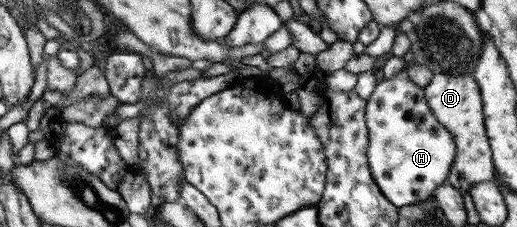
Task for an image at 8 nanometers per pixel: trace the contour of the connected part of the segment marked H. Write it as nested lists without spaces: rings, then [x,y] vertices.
[[[408,57],[404,58],[404,70],[394,78],[377,81],[367,104],[367,122],[370,128],[369,164],[370,175],[384,197],[395,207],[410,206],[430,199],[438,185],[447,183],[448,170],[454,155],[454,142],[451,135],[434,119],[429,110],[422,87],[414,85],[405,72],[410,67]]]

